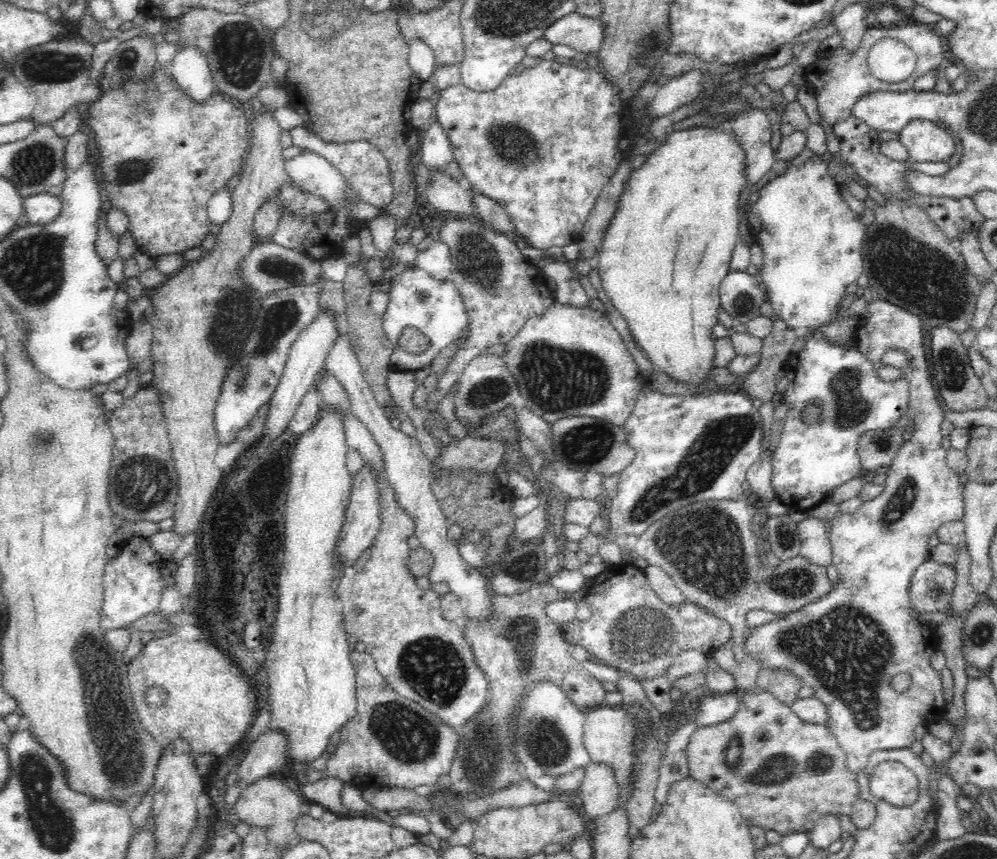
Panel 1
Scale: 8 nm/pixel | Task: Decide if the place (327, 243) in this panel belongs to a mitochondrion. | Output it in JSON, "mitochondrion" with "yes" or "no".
{"mitochondrion":"no"}

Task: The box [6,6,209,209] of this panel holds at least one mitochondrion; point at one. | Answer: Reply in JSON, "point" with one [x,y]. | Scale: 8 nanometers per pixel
{"point":[47,66]}

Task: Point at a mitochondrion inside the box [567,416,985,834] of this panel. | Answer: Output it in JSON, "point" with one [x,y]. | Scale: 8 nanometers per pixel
{"point":[848,661]}

